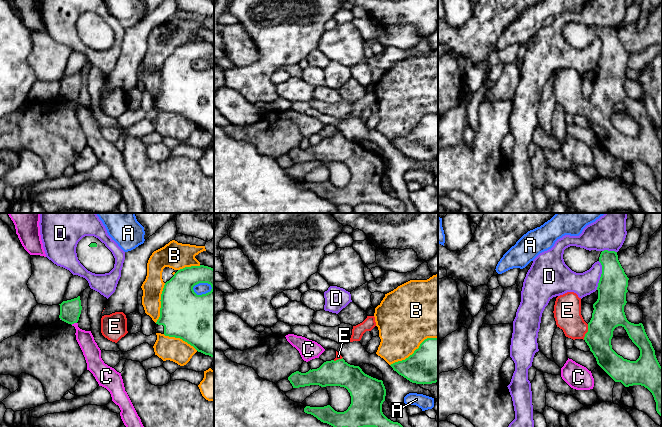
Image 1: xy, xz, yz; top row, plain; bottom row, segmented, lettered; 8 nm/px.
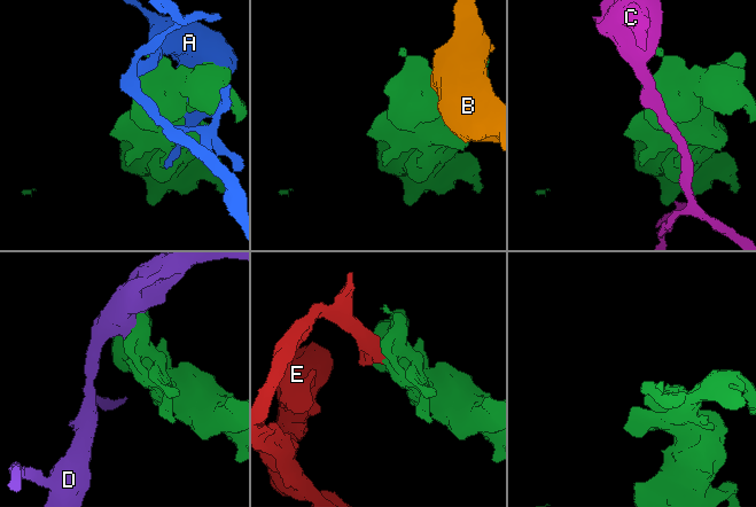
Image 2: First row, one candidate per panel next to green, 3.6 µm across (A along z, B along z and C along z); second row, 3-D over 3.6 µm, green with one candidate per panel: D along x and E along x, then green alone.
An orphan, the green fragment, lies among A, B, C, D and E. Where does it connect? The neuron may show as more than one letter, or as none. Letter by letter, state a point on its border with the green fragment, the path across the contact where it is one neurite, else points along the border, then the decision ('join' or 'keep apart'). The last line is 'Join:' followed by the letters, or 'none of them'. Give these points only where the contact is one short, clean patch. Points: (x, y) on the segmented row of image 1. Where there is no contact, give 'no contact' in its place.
A: xy (201, 282) | keep apart
B: xz (414, 351) | keep apart
C: xy (73, 323) | keep apart
D: yz (601, 275) | keep apart
E: yz (587, 332) | across yz (608, 313), (587, 332), (567, 310) | join
Join: E

